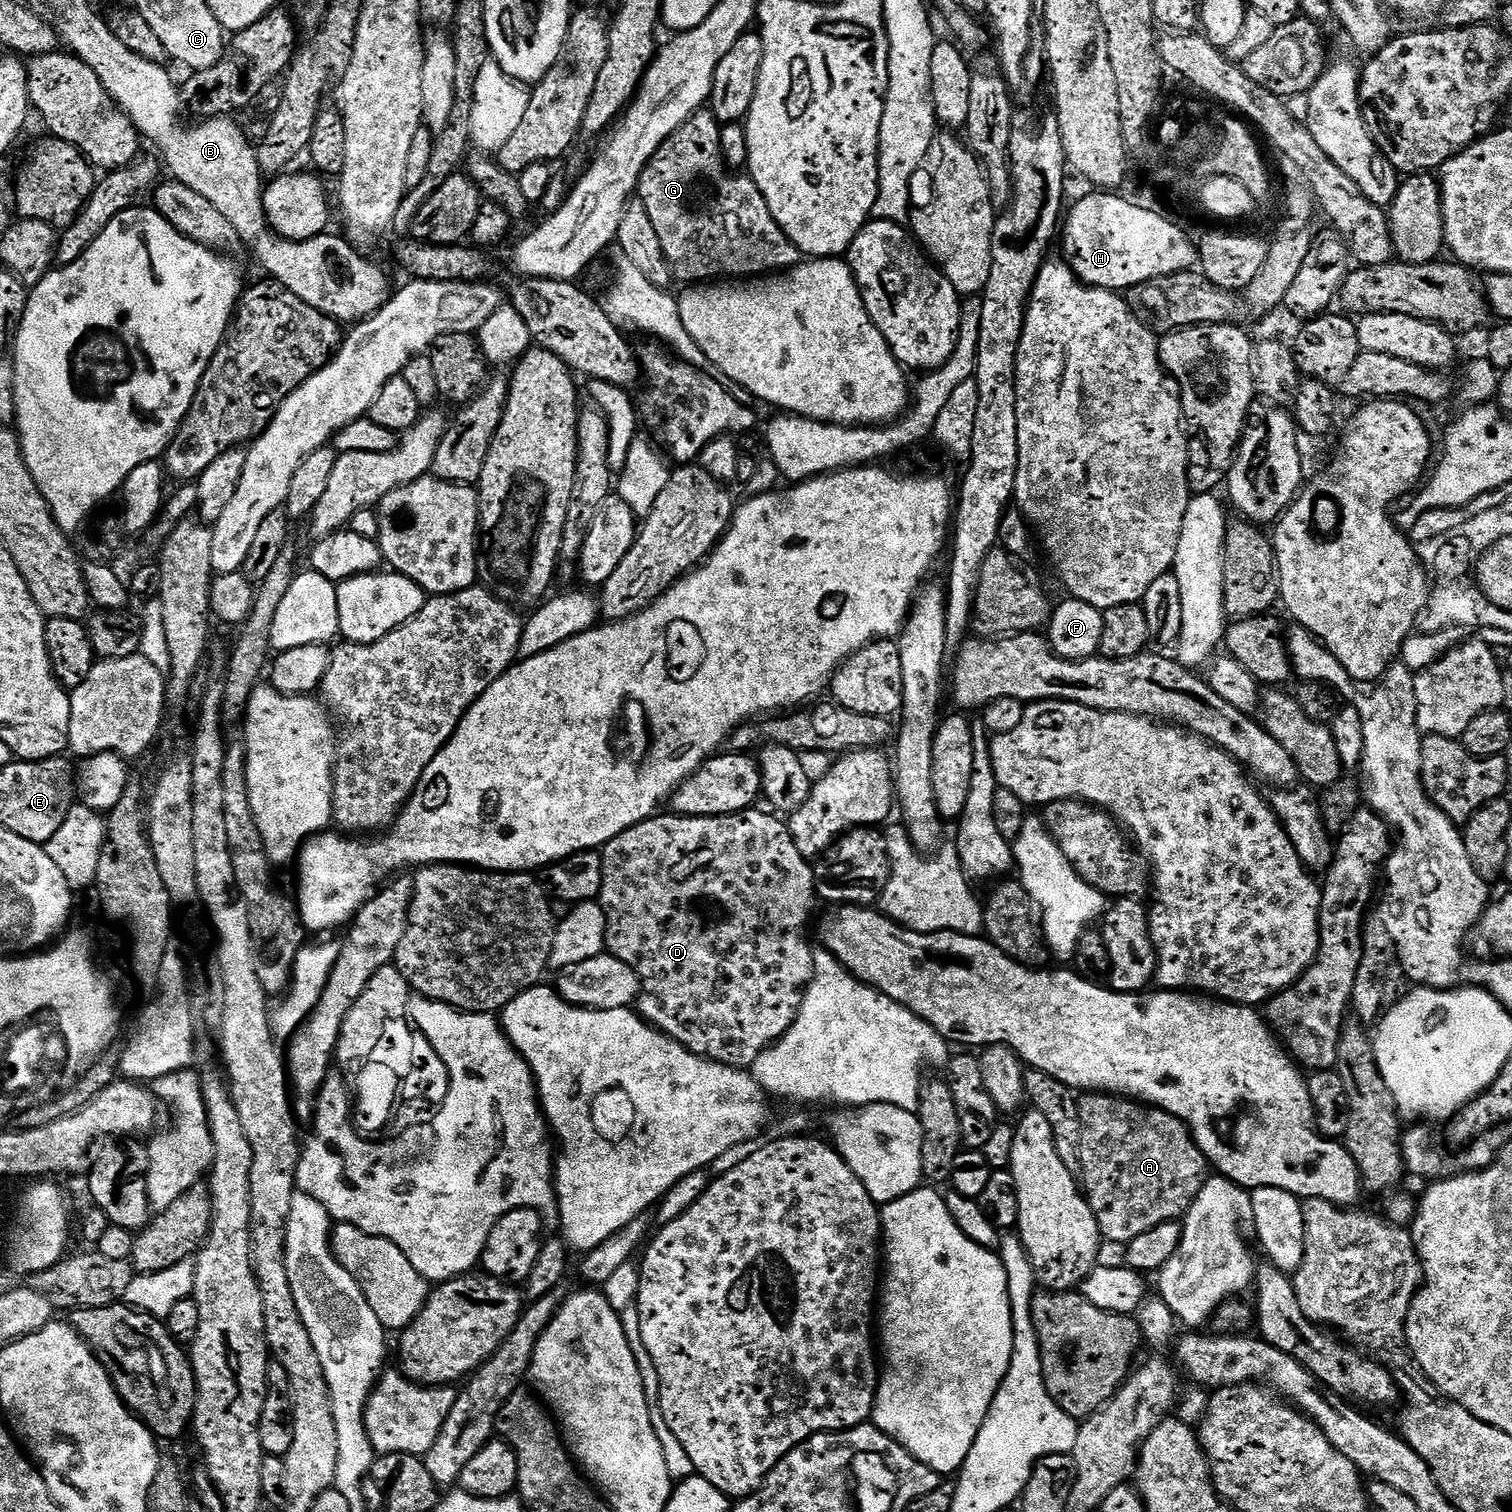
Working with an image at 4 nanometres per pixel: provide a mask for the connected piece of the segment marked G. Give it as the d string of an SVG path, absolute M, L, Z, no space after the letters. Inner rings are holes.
M701 110L691 116L675 134L656 151L654 158L642 170L638 199L645 204L649 216L650 232L660 243L660 252L668 268L683 283L695 286L701 282L716 282L721 278L755 278L795 268L801 263L802 253L790 242L790 238L774 222L768 213L766 198L751 178L744 184L744 229L736 236L732 225L732 188L728 185L726 161L720 150L721 125L711 111Z

